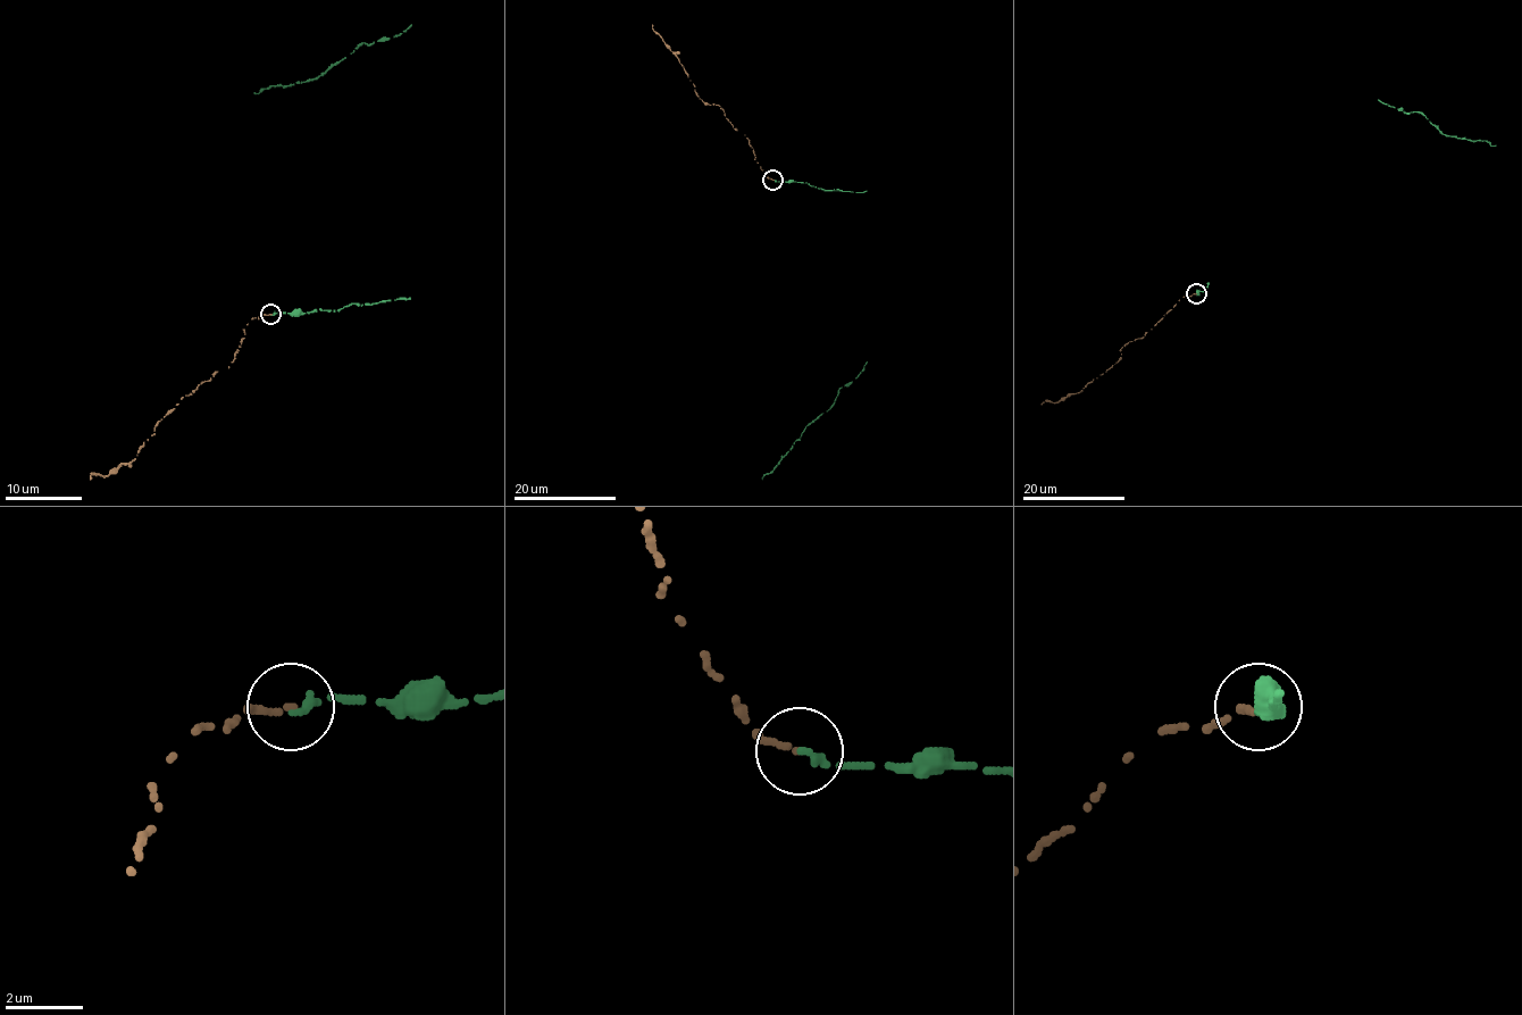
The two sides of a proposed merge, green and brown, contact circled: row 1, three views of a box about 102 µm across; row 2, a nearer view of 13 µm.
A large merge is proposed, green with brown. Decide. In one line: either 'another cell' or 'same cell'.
another cell

